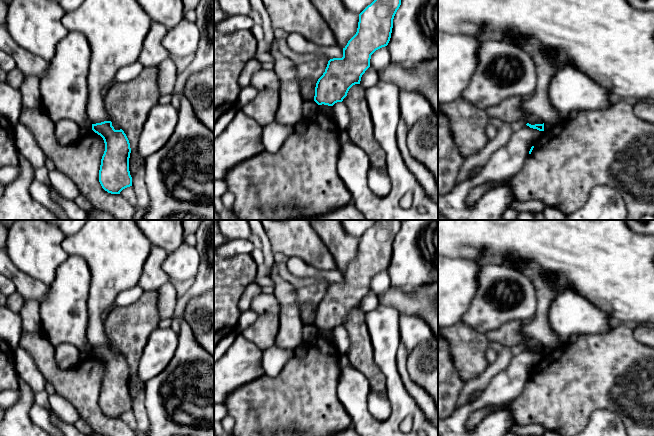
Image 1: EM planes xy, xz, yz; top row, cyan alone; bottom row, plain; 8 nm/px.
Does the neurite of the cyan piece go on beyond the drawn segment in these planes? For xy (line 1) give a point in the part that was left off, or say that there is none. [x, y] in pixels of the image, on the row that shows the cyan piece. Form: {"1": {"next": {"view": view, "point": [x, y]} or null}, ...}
{"1": {"next": null}}

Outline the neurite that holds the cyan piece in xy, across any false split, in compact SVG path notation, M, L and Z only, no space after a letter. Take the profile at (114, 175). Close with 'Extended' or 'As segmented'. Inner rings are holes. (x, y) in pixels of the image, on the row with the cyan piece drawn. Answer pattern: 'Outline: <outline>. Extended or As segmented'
Outline: M111 121L92 124L92 130L100 135L105 143L99 182L108 193L120 194L123 189L132 186L129 171L131 153L129 140L122 129L114 129Z. As segmented

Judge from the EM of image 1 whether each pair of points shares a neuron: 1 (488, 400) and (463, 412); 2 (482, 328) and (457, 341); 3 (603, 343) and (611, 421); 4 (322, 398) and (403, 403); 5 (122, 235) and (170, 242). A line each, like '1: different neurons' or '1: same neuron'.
1: same neuron
2: different neurons
3: different neurons
4: different neurons
5: different neurons

